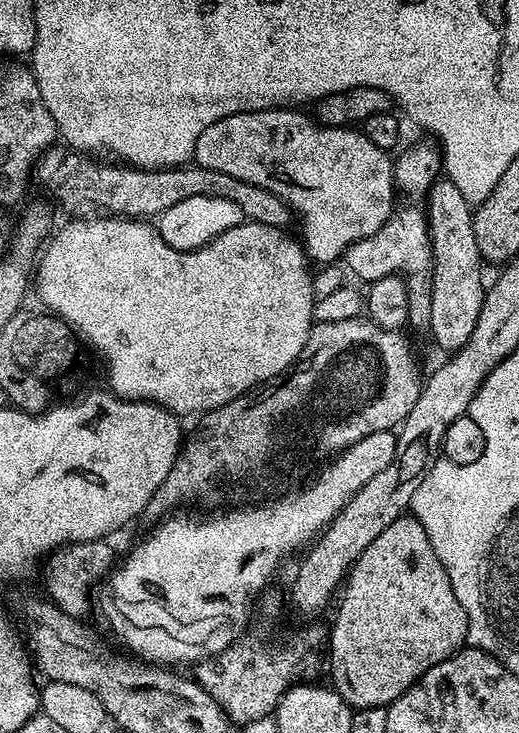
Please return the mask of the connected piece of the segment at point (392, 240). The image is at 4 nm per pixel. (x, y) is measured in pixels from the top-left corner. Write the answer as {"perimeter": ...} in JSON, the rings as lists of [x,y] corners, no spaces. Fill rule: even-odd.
{"perimeter":[[[424,142],[409,152],[397,155],[393,163],[393,178],[398,201],[393,205],[391,217],[374,234],[348,246],[342,257],[345,269],[360,278],[364,284],[393,275],[405,276],[408,285],[407,300],[412,299],[412,296],[428,300],[429,315],[433,301],[433,250],[432,240],[429,238],[427,211],[424,207],[427,194],[441,170],[442,154],[433,143],[430,145]]]}

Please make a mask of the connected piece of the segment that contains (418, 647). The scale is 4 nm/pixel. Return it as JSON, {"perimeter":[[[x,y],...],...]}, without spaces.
{"perimeter":[[[411,514],[399,516],[397,520],[390,522],[390,526],[386,526],[386,530],[382,530],[382,534],[378,534],[378,538],[374,538],[374,542],[370,542],[370,546],[366,546],[366,550],[362,550],[362,554],[357,558],[352,569],[348,571],[342,585],[342,591],[338,596],[338,604],[339,600],[340,609],[336,612],[336,621],[333,622],[332,632],[330,628],[330,635],[326,640],[326,652],[330,657],[330,668],[332,664],[330,684],[339,696],[347,702],[349,708],[353,710],[358,708],[383,708],[394,703],[414,681],[422,678],[422,674],[426,674],[426,670],[438,666],[438,662],[450,658],[454,653],[465,647],[468,638],[466,610],[462,610],[462,606],[458,604],[458,598],[454,594],[454,586],[450,586],[450,578],[446,574],[442,562],[438,562],[438,554],[434,554],[434,546],[430,546],[430,538],[426,534],[426,530],[422,530],[422,522],[418,522],[415,516]]]}

